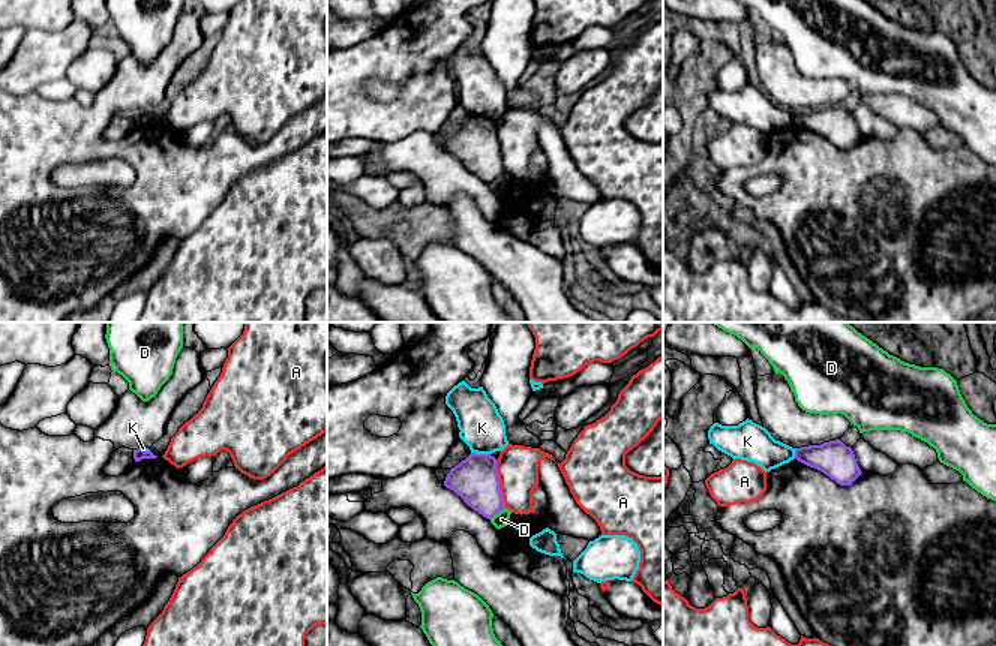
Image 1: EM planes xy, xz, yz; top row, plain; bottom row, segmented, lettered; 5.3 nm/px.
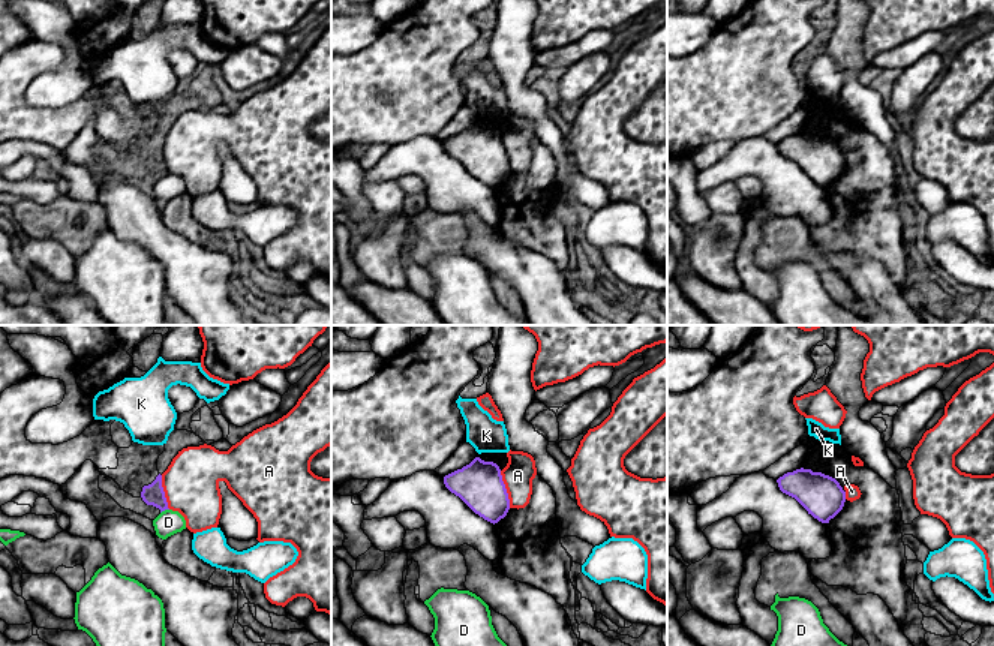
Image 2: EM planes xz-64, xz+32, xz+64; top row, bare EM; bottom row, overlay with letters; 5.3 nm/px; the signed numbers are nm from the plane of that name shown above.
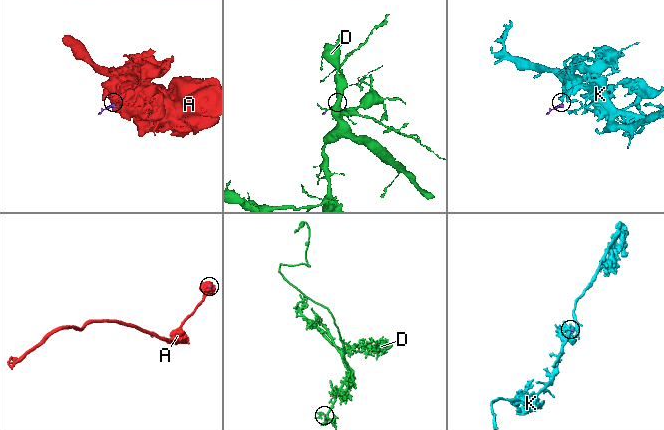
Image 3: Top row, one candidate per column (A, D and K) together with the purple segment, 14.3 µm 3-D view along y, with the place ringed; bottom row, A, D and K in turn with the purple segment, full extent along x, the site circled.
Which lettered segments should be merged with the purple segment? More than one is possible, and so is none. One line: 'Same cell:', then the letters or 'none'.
Same cell: none

